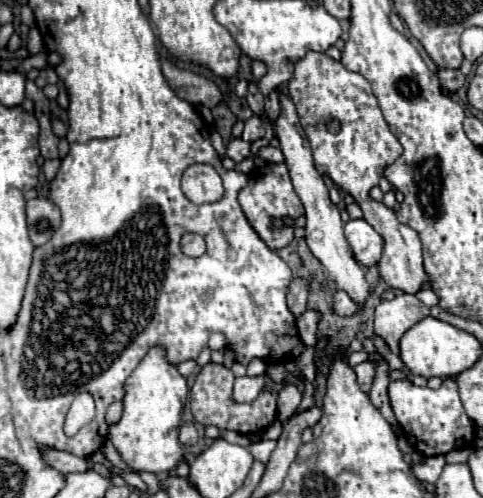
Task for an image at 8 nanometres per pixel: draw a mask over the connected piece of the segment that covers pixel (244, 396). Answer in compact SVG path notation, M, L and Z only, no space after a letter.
M241 376L235 380L233 400L235 402L251 402L263 390L265 376Z

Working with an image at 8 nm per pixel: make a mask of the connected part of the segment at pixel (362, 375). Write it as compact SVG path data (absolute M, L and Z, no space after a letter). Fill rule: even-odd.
M365 360L365 362L357 364L355 374L357 374L357 382L361 384L361 388L365 392L369 392L369 388L373 386L373 380L377 376L377 362L375 360Z

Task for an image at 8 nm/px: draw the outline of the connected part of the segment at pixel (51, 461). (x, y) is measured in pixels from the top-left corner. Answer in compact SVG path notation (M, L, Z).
M49 450L45 454L45 462L49 466L53 466L55 470L63 472L63 474L69 474L69 472L85 472L89 466L87 466L87 460L83 458L77 458L69 452L61 452L61 450Z

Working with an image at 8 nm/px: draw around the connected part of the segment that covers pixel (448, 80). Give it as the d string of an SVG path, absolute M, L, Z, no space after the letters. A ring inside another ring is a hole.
M439 68L437 78L439 78L443 90L447 90L447 92L457 92L465 84L465 76L461 74L461 70L449 70L449 68L443 70L443 68Z

